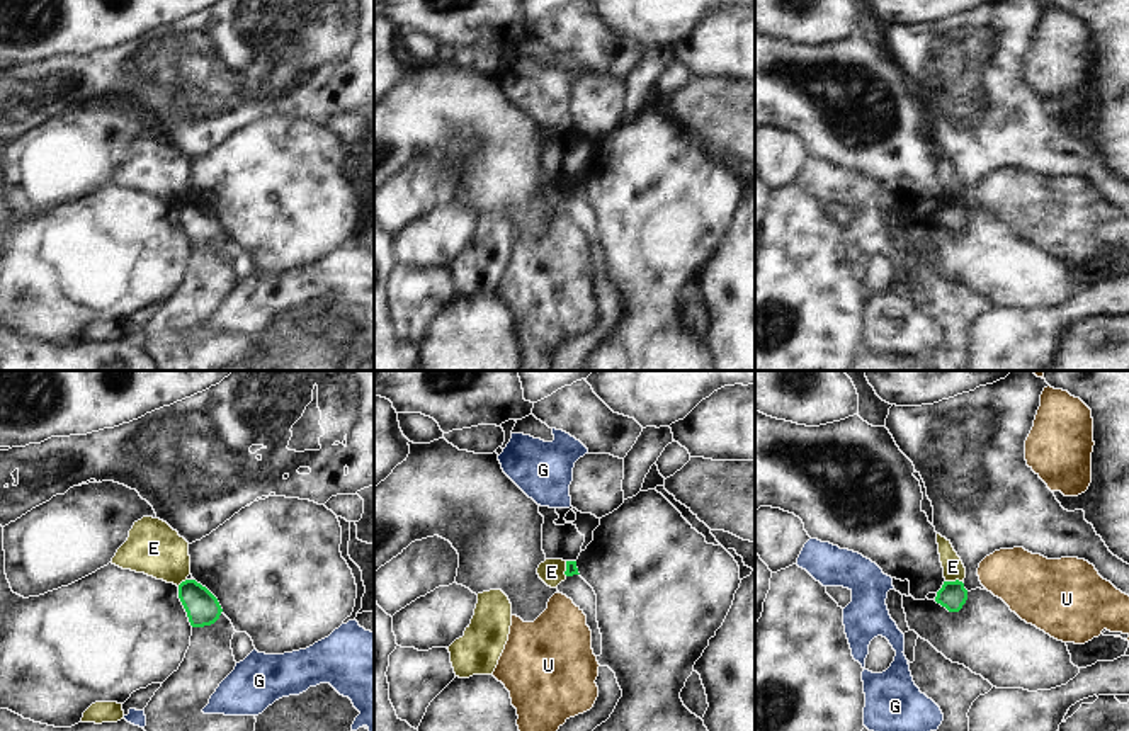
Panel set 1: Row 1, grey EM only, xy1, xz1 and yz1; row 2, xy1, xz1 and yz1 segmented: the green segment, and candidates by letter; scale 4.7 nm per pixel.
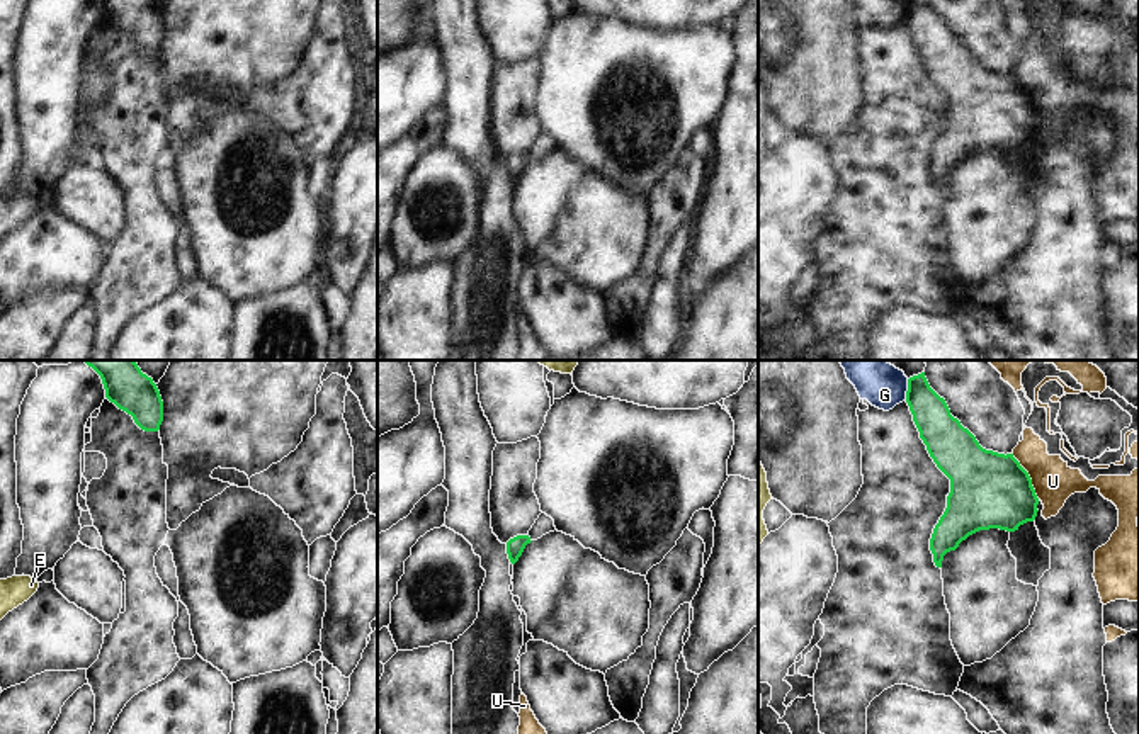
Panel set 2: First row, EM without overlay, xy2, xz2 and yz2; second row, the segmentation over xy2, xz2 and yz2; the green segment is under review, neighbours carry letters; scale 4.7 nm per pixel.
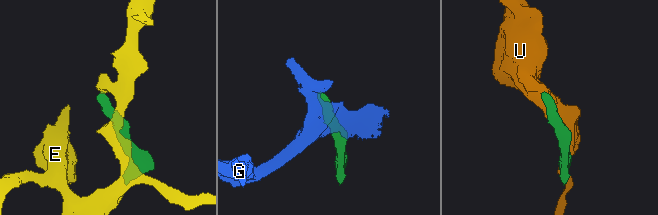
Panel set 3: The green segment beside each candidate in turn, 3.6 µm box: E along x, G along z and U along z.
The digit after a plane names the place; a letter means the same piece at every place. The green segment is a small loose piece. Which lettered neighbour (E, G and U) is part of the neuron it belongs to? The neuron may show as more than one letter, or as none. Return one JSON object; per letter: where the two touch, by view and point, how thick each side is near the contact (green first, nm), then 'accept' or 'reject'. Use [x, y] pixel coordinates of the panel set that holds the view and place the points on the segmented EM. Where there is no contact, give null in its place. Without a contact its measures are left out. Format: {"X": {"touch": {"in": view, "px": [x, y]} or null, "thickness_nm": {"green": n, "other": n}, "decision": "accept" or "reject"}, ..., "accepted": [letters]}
{"E": {"touch": {"in": "yz1", "px": [953, 582]}, "thickness_nm": {"green": 140, "other": 100}, "decision": "reject"}, "G": {"touch": {"in": "yz2", "px": [908, 389]}, "thickness_nm": {"green": 190, "other": 200}, "decision": "reject"}, "U": {"touch": {"in": "yz2", "px": [1029, 476]}, "thickness_nm": {"green": 360, "other": 190}, "decision": "reject"}, "accepted": []}

